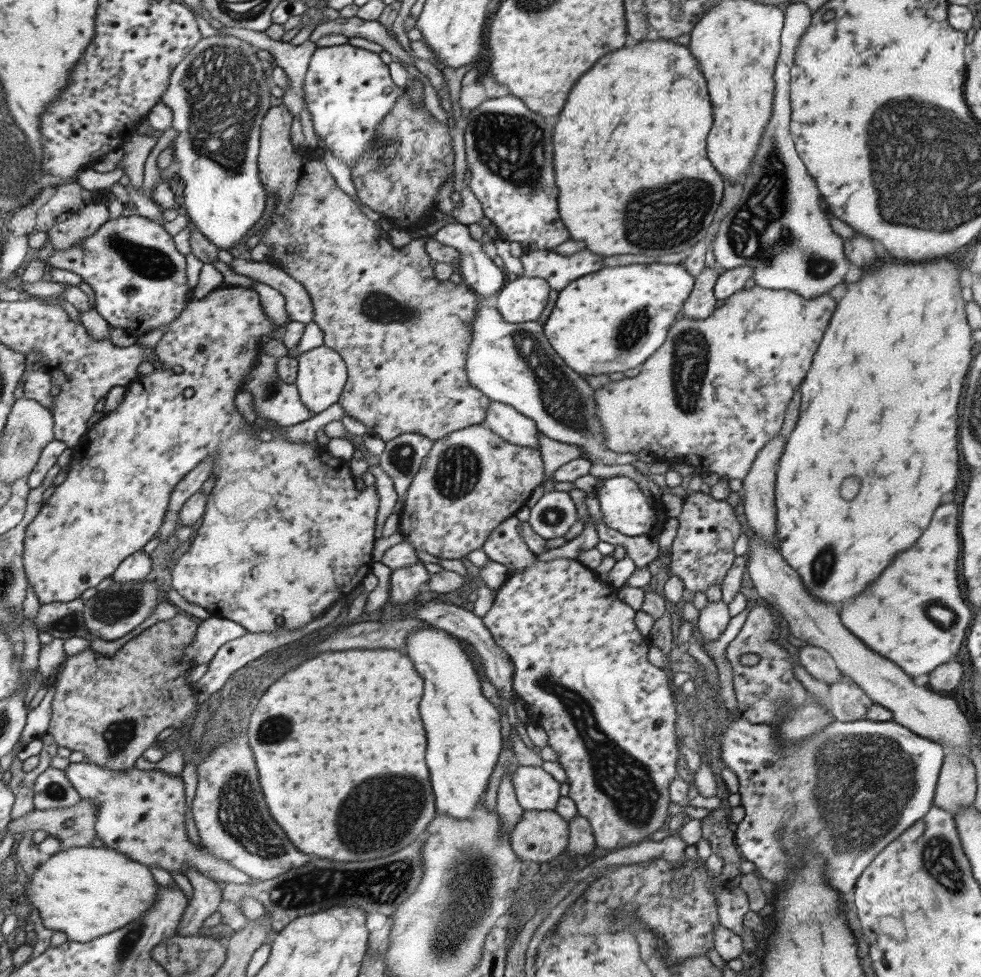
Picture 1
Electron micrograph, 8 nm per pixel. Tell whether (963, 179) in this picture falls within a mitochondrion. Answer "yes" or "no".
yes

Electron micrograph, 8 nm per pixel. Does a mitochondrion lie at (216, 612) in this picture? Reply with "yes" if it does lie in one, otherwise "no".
no

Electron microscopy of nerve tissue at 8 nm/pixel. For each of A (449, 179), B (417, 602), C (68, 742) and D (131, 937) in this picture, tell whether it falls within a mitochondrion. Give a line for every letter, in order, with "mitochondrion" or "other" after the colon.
A: other
B: other
C: other
D: mitochondrion

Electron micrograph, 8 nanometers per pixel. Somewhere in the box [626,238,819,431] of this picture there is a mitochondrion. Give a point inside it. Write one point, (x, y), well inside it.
(691, 350)

